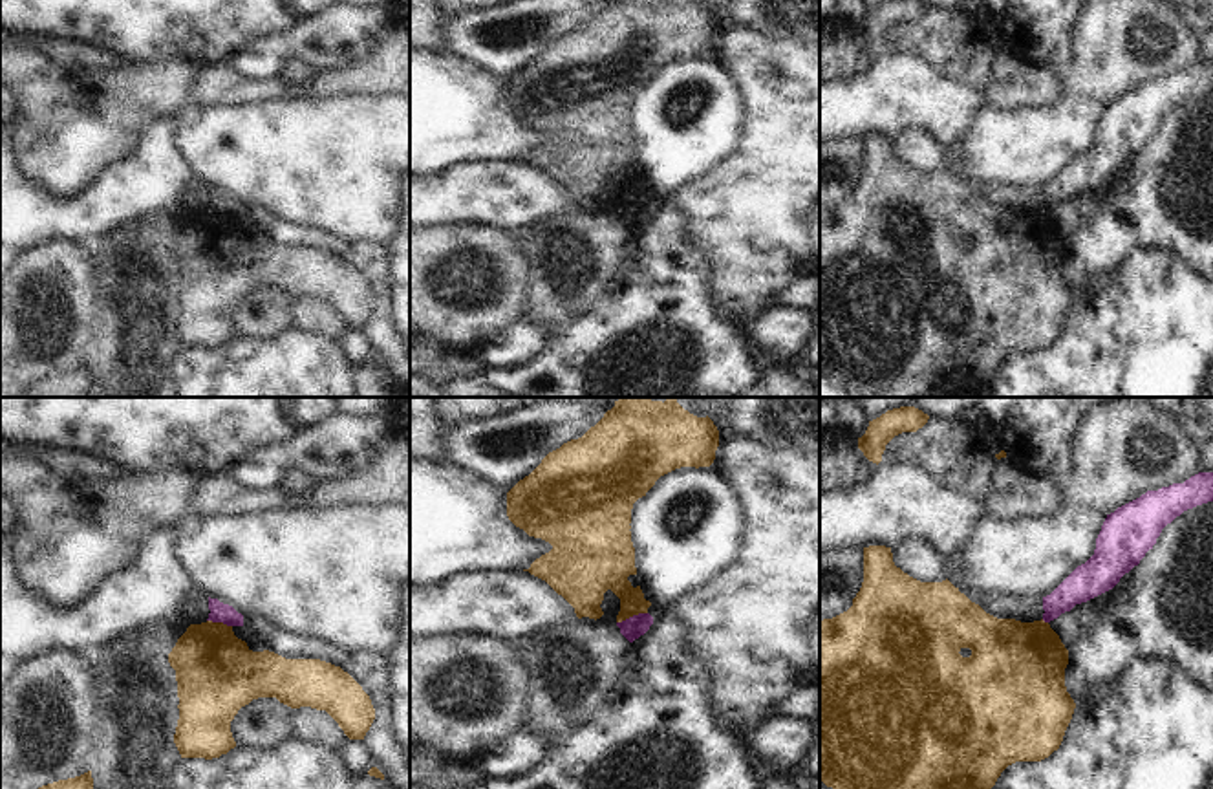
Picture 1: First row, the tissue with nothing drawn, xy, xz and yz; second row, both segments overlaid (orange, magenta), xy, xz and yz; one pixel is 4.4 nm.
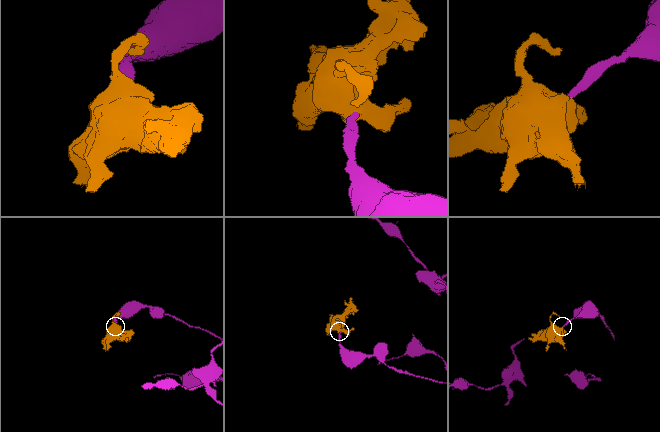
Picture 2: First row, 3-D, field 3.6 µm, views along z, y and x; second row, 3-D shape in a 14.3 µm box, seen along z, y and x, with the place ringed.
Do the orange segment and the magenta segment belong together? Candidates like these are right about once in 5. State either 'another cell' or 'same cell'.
another cell

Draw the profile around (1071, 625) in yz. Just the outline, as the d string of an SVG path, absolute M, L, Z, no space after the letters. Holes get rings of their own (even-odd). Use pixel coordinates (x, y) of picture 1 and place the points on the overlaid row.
M1132 569L1125 573L1120 582L1081 604L1076 604L1070 611L1061 613L1057 619L1050 621L1050 628L1059 635L1061 643L1068 650L1083 632L1092 626L1114 602L1125 599L1132 584Z

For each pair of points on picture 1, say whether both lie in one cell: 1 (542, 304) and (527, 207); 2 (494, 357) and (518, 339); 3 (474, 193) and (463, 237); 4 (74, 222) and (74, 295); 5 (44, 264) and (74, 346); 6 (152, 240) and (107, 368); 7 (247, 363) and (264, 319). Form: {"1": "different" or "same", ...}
{"1": "different", "2": "same", "3": "different", "4": "different", "5": "same", "6": "same", "7": "different"}

